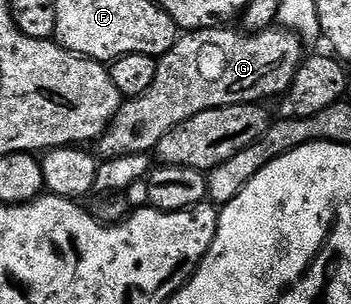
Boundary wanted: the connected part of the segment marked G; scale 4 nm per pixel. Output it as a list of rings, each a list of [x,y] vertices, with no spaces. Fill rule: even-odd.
[[[220,27],[217,29],[196,29],[194,31],[184,32],[179,40],[175,42],[175,46],[173,46],[164,57],[158,58],[157,79],[153,83],[153,87],[149,87],[149,91],[145,91],[145,95],[124,100],[123,104],[120,105],[117,115],[107,124],[106,131],[99,137],[97,142],[98,156],[106,159],[109,157],[120,157],[121,155],[137,155],[138,153],[150,154],[158,147],[160,139],[165,135],[169,135],[169,131],[173,131],[173,127],[177,127],[181,123],[193,119],[193,115],[201,115],[201,111],[209,111],[213,107],[263,103],[266,102],[266,97],[282,98],[284,94],[286,94],[288,87],[293,83],[293,79],[299,70],[299,64],[303,62],[305,56],[305,50],[303,50],[303,48],[305,48],[304,42],[296,35],[296,33],[290,33],[288,29],[282,27],[272,27],[265,31],[261,31],[260,33],[249,33],[246,31],[234,33],[233,30],[234,28],[231,27]]]

